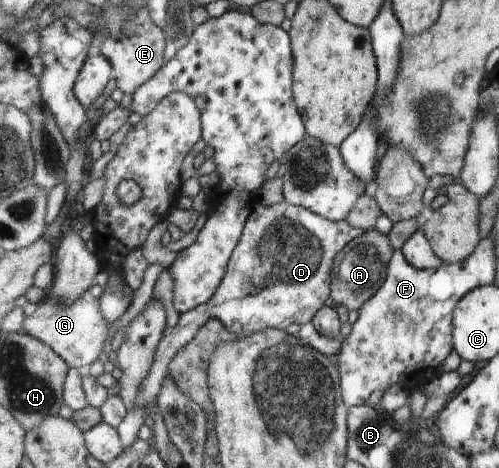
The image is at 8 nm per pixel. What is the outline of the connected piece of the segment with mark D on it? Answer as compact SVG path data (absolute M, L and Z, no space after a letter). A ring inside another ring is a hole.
M285 200L269 207L257 204L251 218L245 224L244 230L245 236L241 236L240 247L234 253L228 276L225 276L218 294L209 300L209 303L203 304L192 312L182 314L179 325L166 331L166 336L160 343L157 352L157 361L148 380L142 386L138 397L138 408L134 412L130 412L123 424L119 426L118 430L126 448L130 448L137 442L139 432L145 426L145 419L151 414L148 408L157 403L162 394L162 389L170 374L170 365L185 346L196 340L201 328L205 327L207 322L212 319L220 319L231 332L242 337L255 335L267 328L285 329L292 324L309 323L325 306L325 301L330 297L333 283L331 280L332 268L335 266L336 257L361 233L359 229L352 228L345 219L332 222L308 209L288 204Z

